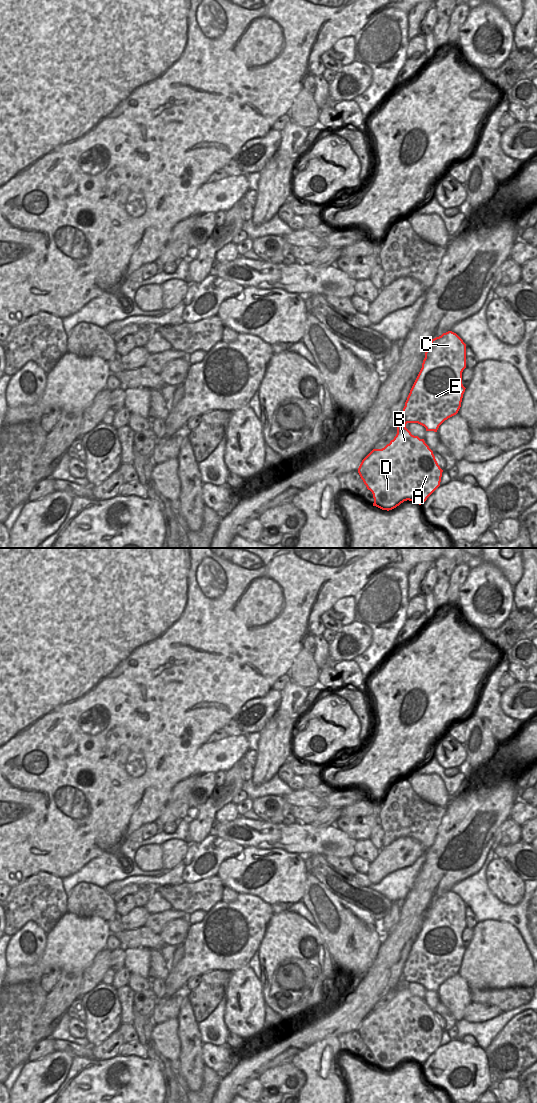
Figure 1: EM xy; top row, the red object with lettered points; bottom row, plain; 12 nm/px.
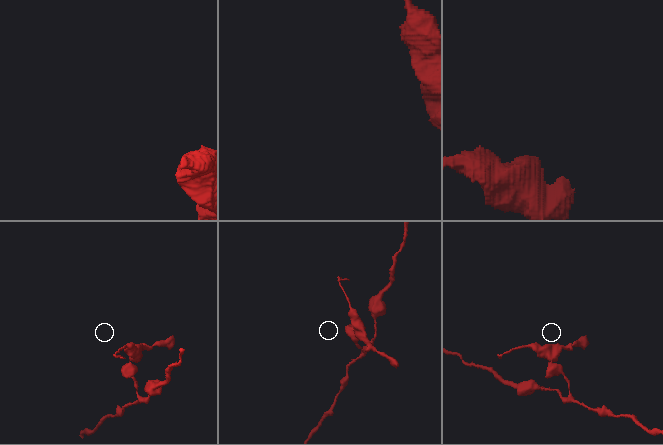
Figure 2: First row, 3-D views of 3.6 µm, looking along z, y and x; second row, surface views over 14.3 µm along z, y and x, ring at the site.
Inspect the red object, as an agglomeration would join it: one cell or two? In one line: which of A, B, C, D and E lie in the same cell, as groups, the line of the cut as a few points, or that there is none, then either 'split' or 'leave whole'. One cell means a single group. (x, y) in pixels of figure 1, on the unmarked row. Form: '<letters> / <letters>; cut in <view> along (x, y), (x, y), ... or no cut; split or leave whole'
A B D / C E; cut in xy along (397, 987), (405, 988); split

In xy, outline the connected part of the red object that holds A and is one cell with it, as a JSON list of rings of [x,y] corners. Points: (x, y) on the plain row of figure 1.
[[[397,988],[394,999],[382,1009],[373,1009],[358,1028],[361,1039],[373,1054],[373,1066],[387,1071],[407,1060],[424,1063],[440,1046],[442,1032],[424,999],[412,995],[407,988]]]

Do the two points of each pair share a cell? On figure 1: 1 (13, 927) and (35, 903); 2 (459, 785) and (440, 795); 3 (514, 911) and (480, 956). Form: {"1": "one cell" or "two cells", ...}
{"1": "one cell", "2": "two cells", "3": "two cells"}

